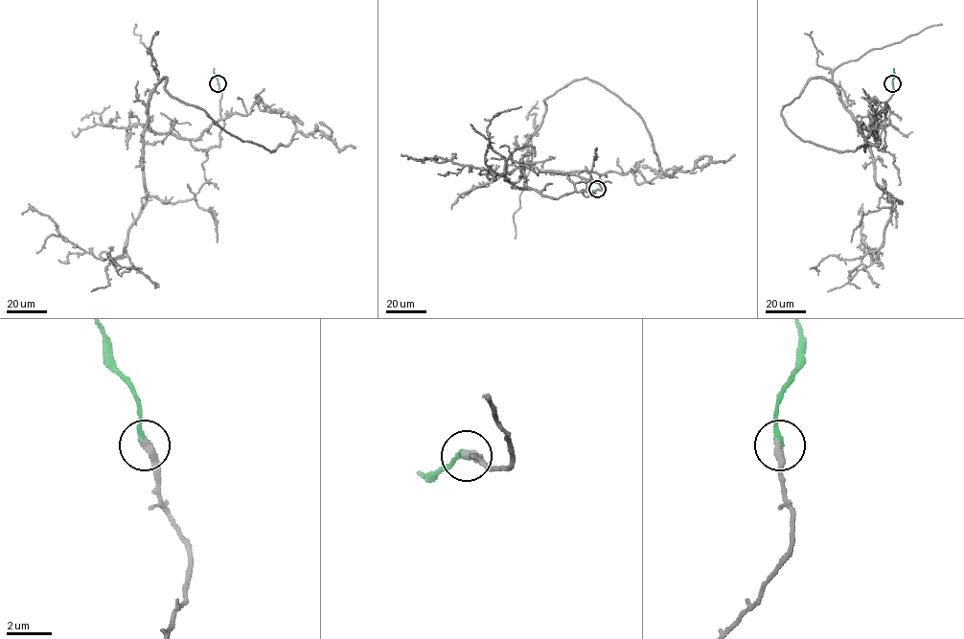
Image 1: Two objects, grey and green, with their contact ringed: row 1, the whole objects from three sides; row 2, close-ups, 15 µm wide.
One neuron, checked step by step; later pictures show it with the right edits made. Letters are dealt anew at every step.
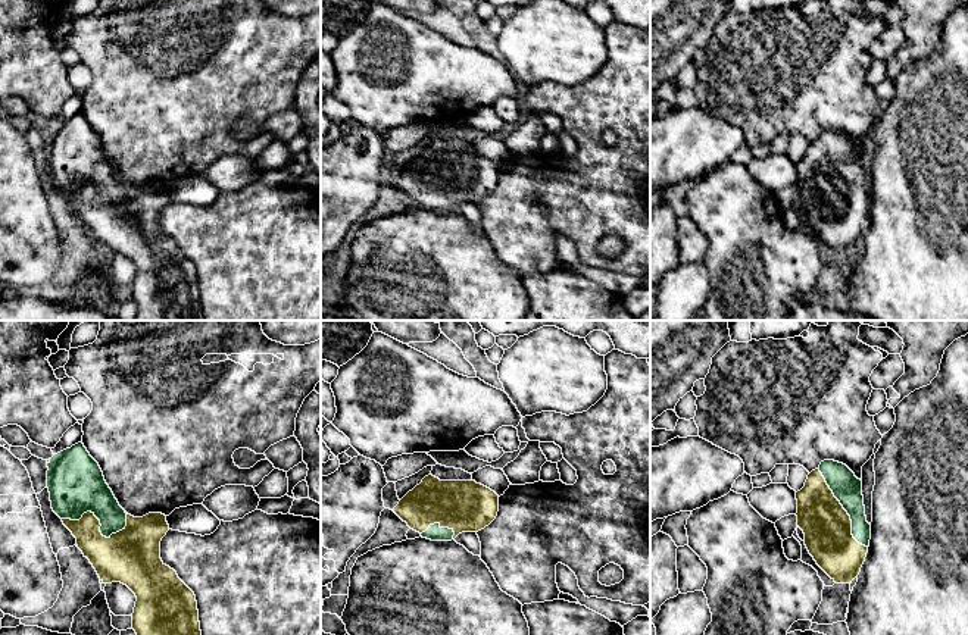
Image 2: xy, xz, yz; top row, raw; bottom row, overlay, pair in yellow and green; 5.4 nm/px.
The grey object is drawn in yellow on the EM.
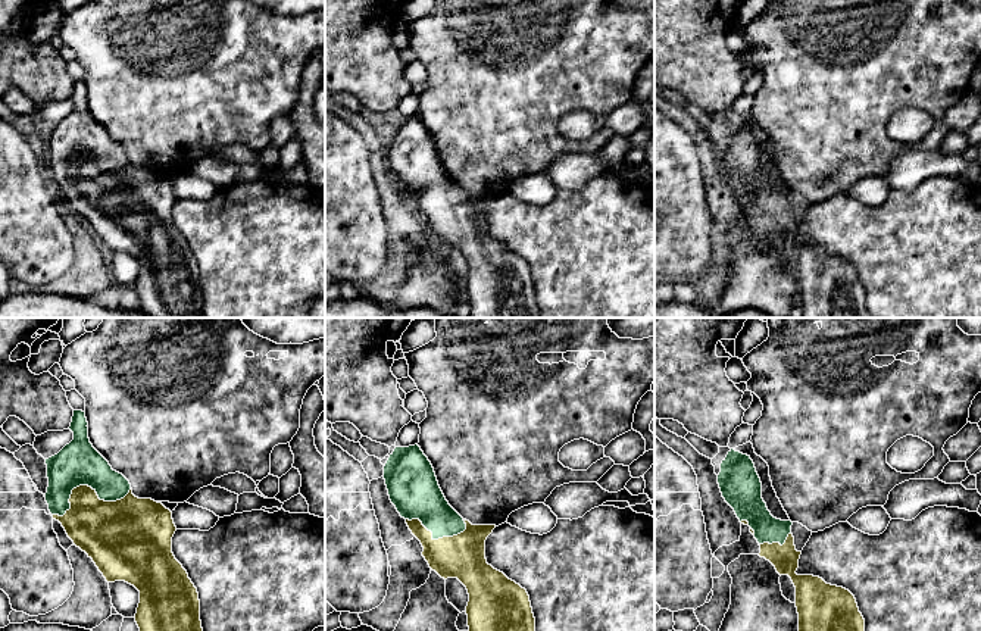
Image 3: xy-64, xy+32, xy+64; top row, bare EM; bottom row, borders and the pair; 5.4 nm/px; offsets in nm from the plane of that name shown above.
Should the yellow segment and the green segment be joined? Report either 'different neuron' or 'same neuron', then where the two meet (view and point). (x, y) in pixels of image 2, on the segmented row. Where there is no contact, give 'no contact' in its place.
same neuron | xy (99, 522)

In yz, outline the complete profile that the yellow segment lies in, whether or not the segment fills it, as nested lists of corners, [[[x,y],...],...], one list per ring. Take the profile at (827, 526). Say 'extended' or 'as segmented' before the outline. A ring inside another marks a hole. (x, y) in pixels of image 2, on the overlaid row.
extended; [[[821,462],[808,475],[805,487],[796,492],[797,526],[805,534],[805,545],[816,564],[836,582],[852,584],[865,562],[871,525],[866,522],[862,481],[843,463]]]

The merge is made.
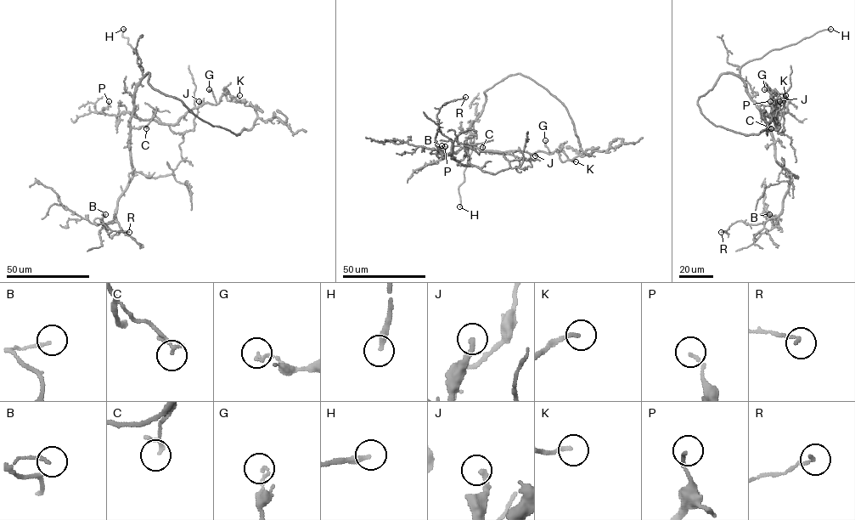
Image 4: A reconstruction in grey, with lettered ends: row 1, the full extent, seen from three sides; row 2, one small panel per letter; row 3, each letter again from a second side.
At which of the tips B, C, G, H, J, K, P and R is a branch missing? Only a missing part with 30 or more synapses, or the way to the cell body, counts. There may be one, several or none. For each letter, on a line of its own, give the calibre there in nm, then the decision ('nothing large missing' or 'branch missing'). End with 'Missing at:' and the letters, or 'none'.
B: calibre 130 nm; nothing large missing
C: calibre 130 nm; nothing large missing
G: calibre 150 nm; nothing large missing
H: calibre 280 nm; branch missing
J: calibre 240 nm; branch missing
K: calibre 180 nm; branch missing
P: calibre 140 nm; nothing large missing
R: calibre 150 nm; nothing large missing
Missing at: H, J, K

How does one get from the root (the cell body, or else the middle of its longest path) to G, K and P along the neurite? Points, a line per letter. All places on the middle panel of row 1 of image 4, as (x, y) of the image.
G: (471, 136), (470, 142), (482, 150), (552, 154), (545, 140)
K: (471, 136), (470, 142), (482, 150), (544, 151), (550, 154), (557, 149), (576, 161)
P: (471, 136), (470, 145), (440, 160), (436, 155), (445, 146)

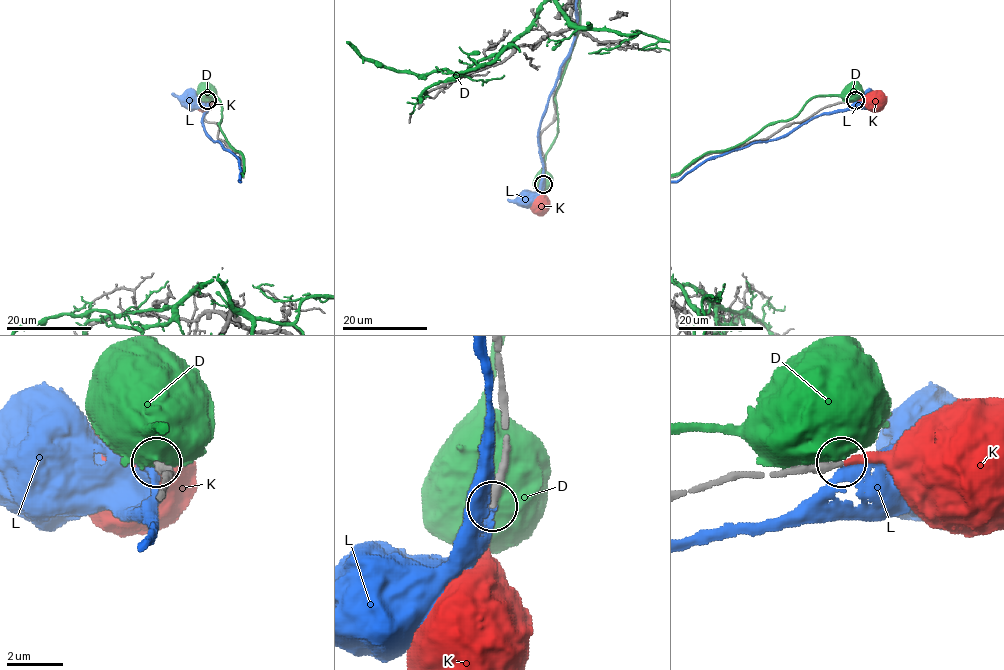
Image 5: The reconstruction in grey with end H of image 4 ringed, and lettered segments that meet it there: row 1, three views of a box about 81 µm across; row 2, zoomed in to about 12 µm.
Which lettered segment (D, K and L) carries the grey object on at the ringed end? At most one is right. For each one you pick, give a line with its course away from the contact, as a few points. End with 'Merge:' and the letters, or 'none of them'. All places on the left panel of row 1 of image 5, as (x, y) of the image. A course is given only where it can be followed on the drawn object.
Merge: K

